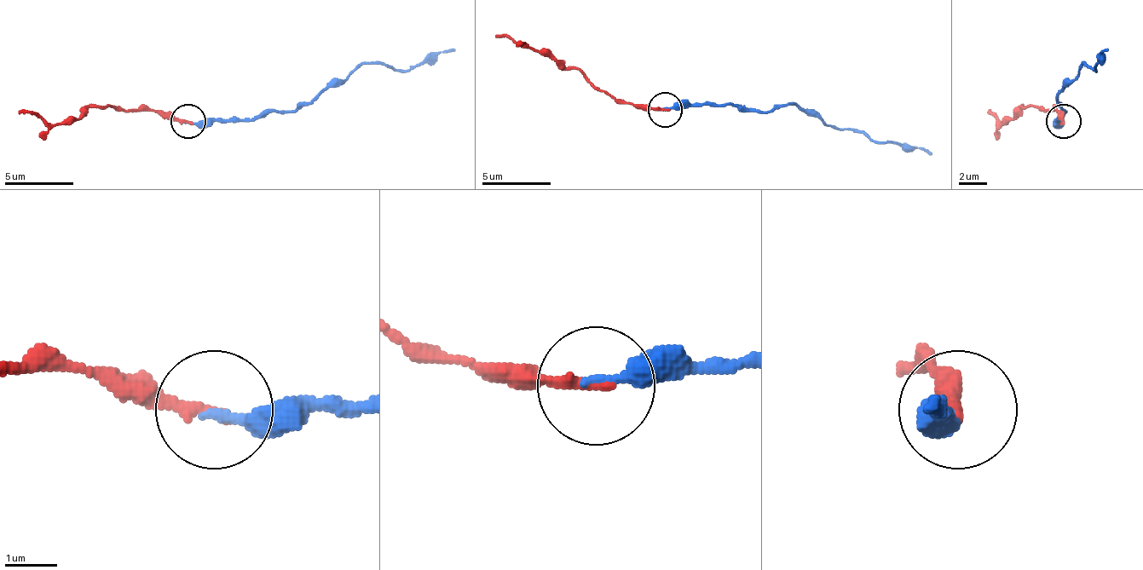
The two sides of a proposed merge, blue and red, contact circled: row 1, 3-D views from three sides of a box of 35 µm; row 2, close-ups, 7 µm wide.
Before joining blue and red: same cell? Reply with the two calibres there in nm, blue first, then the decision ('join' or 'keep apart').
calibres 260 and 240 nm; join

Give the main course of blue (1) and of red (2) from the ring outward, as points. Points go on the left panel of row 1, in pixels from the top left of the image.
1: (189, 122), (262, 118), (272, 112), (296, 112), (310, 105), (366, 63), (386, 63), (410, 70), (455, 49)
2: (189, 122), (106, 105), (58, 125), (30, 112), (20, 115)

